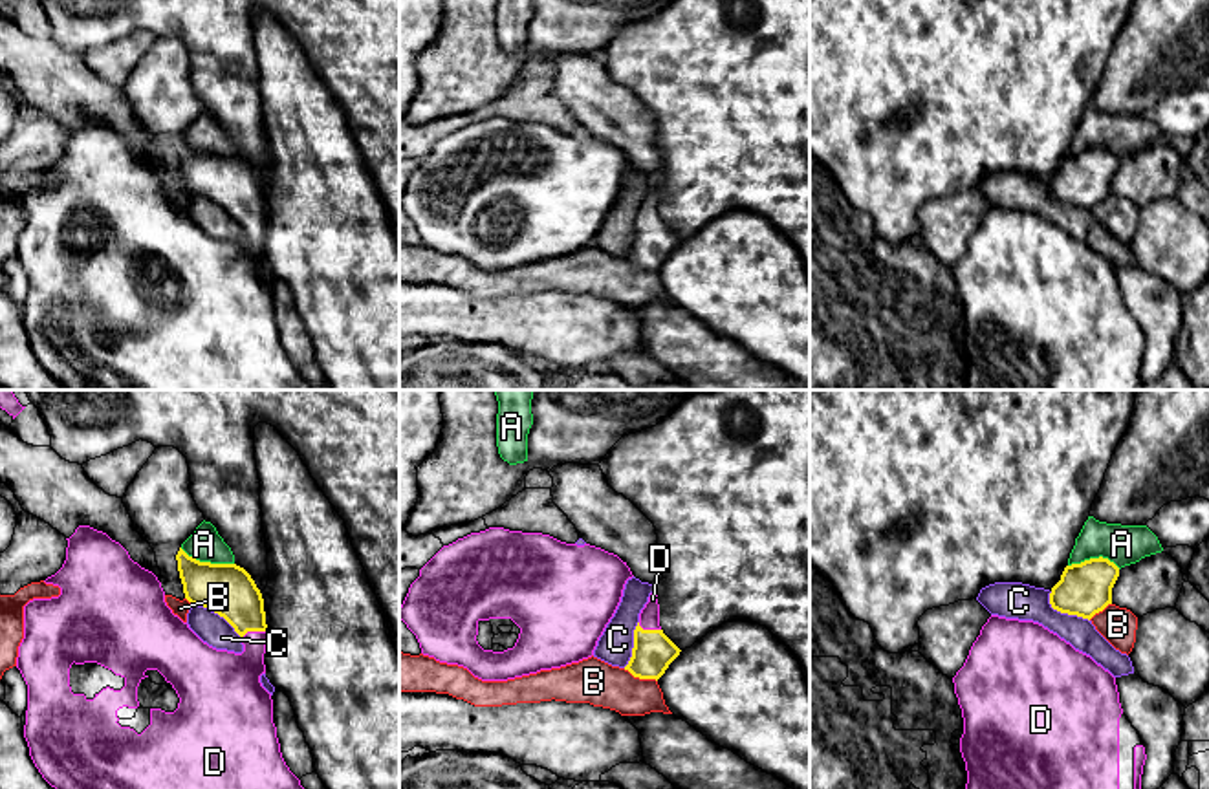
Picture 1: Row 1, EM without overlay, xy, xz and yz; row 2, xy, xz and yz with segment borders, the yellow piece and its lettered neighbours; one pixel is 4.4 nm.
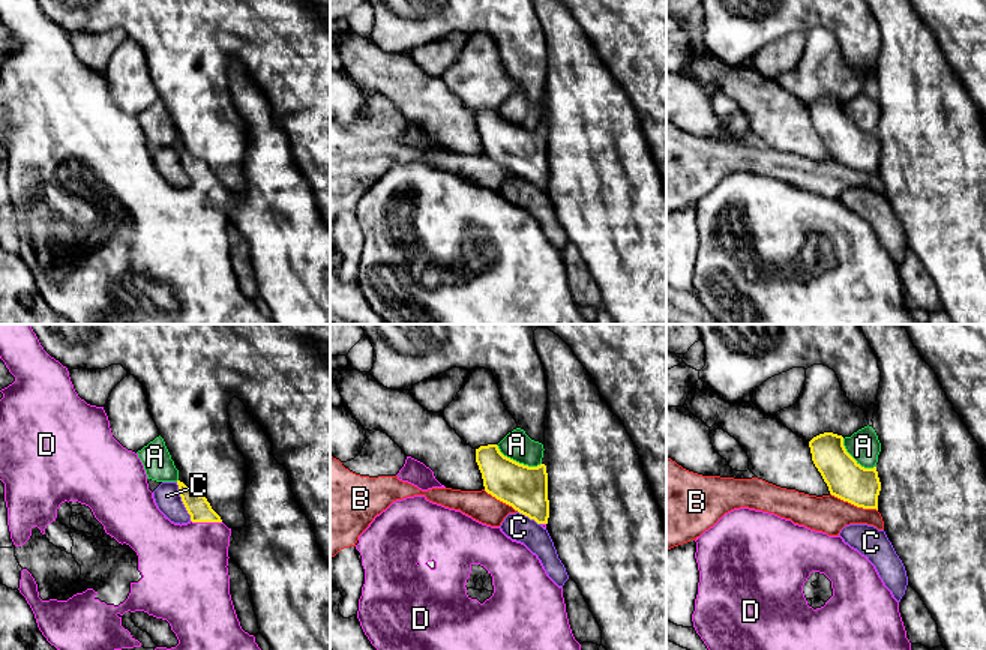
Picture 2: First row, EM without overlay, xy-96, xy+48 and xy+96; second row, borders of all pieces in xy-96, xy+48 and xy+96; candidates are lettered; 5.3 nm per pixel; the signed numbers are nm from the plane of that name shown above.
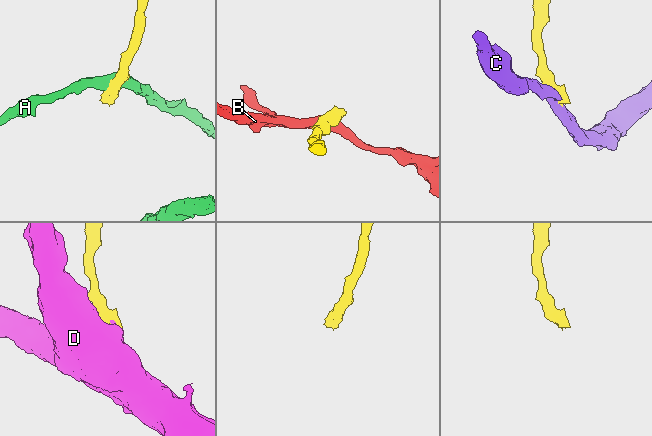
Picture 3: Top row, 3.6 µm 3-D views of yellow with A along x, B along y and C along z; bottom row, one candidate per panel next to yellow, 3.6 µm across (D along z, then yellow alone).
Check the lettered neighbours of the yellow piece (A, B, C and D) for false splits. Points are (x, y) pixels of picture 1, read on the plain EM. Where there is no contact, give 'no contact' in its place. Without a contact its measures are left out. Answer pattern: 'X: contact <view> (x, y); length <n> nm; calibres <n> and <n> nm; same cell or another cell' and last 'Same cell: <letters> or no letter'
A: contact xy (207, 152); length 260 nm; calibres 220 and 150 nm; another cell
B: contact xz (640, 268); length 160 nm; calibres 180 and 200 nm; another cell
C: contact xy (218, 204); length 280 nm; calibres 220 and 140 nm; another cell
D: contact xy (253, 220); length 120 nm; calibres 220 and 260 nm; same cell
Same cell: D

